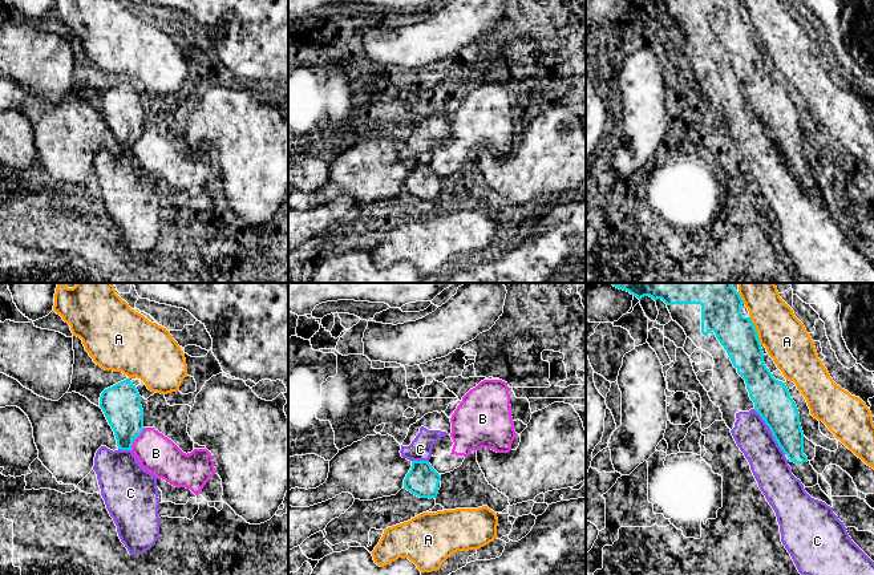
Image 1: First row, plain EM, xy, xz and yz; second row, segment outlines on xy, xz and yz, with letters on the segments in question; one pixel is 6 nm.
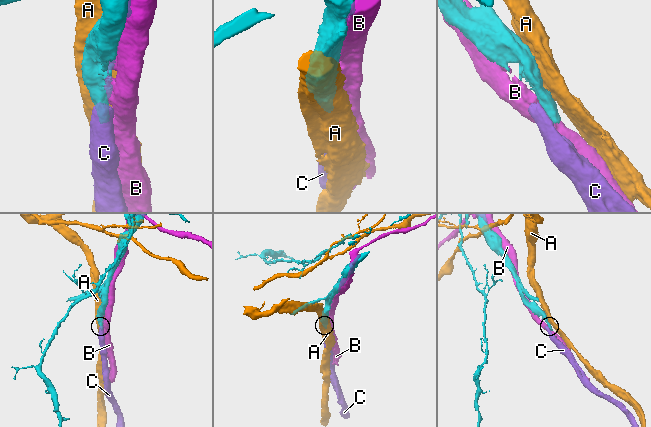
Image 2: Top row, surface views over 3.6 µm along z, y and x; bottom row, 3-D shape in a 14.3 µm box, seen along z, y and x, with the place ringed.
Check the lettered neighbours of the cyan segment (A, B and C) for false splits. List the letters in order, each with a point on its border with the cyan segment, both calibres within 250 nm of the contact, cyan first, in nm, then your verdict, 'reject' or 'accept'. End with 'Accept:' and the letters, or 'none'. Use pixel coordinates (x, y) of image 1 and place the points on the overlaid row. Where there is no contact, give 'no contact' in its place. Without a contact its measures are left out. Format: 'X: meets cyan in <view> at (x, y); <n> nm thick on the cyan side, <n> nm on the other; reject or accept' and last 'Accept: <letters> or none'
A: meets cyan in yz at (756, 331); 240 nm thick on the cyan side, 260 nm on the other; reject
B: meets cyan in xy at (136, 437); 240 nm thick on the cyan side, 240 nm on the other; reject
C: meets cyan in yz at (771, 430); 220 nm thick on the cyan side, 220 nm on the other; accept
Accept: C

